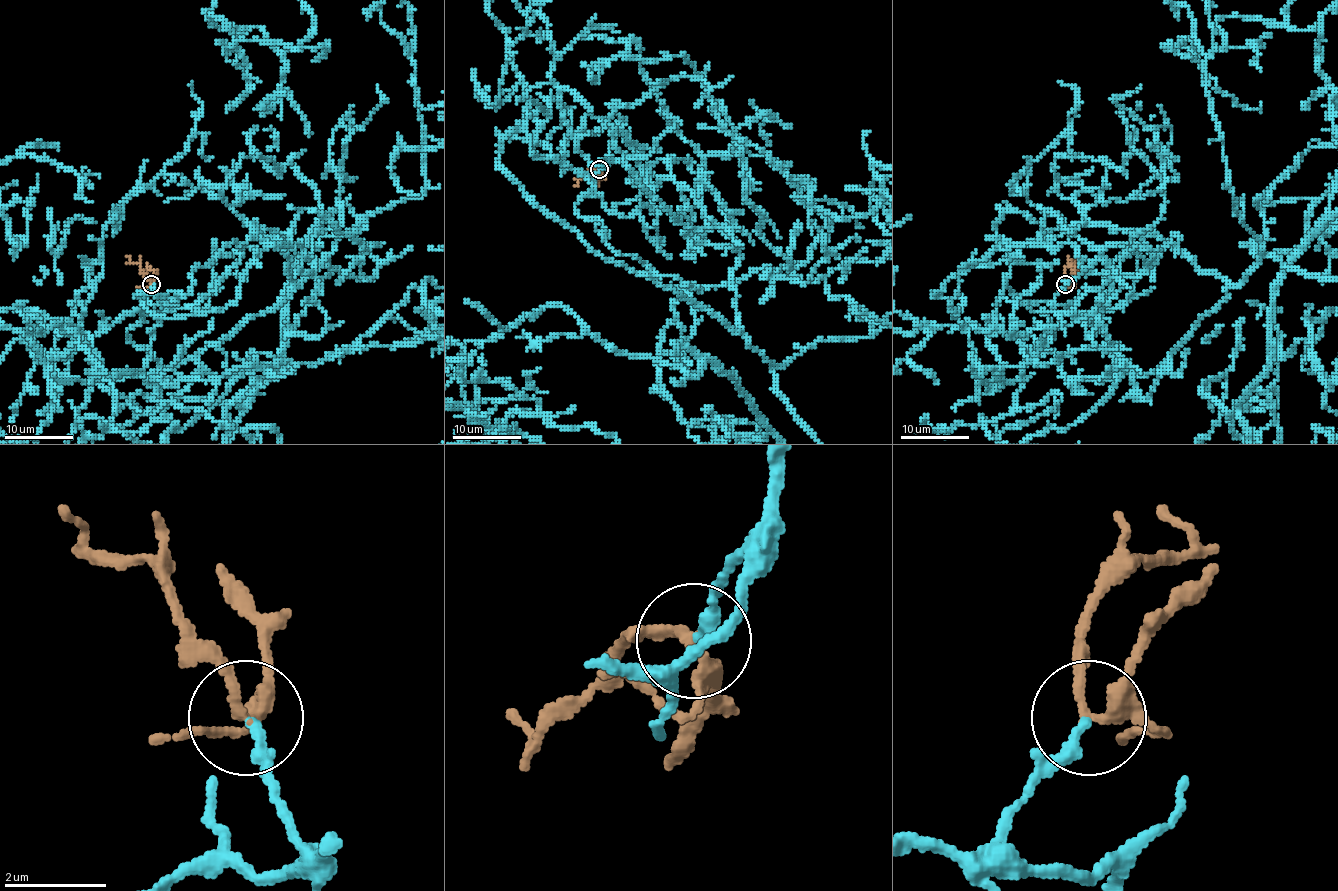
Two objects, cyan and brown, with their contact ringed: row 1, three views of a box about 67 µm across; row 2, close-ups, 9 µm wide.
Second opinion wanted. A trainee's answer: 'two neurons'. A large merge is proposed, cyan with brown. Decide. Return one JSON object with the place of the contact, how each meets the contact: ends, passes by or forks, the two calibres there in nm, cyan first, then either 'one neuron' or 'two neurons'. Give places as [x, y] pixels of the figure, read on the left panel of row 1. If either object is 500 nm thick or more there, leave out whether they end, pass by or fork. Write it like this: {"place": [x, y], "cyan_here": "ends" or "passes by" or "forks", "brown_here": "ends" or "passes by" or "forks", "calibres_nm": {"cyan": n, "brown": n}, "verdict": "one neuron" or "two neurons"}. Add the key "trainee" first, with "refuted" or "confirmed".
{"trainee": "refuted", "place": [151, 284], "cyan_here": "ends", "brown_here": "forks", "calibres_nm": {"cyan": 240, "brown": 200}, "verdict": "one neuron"}

